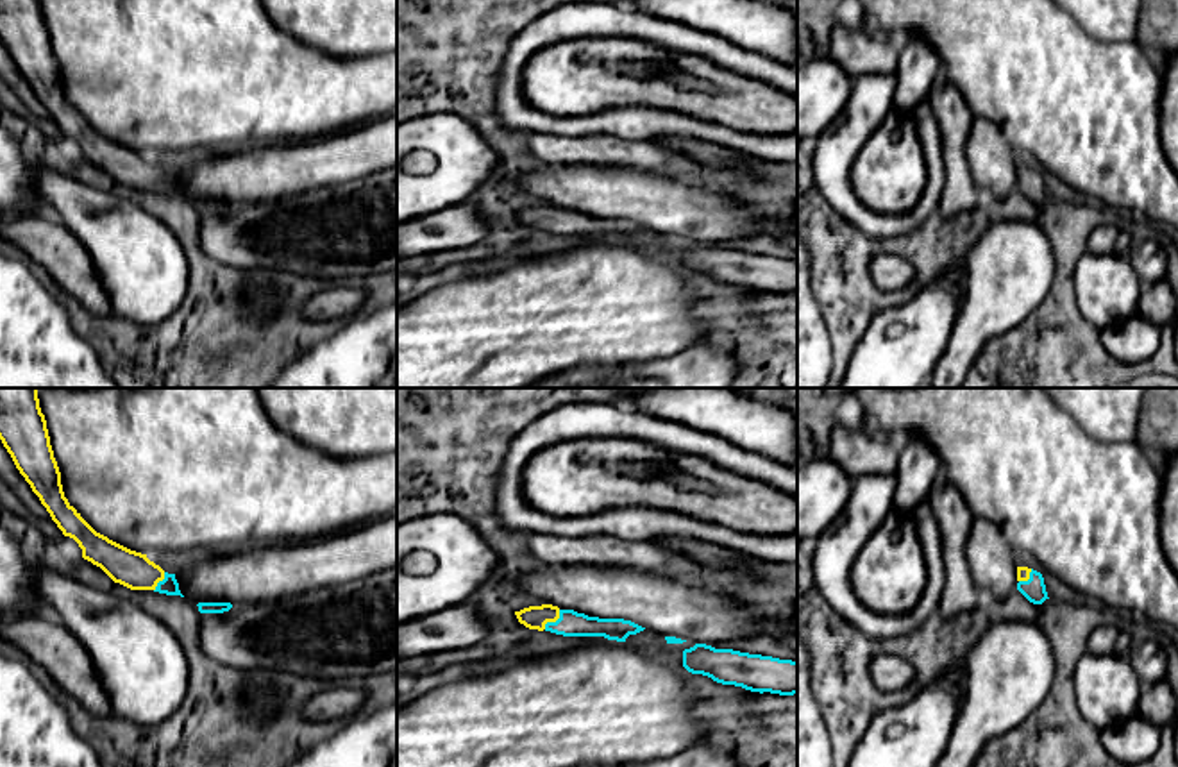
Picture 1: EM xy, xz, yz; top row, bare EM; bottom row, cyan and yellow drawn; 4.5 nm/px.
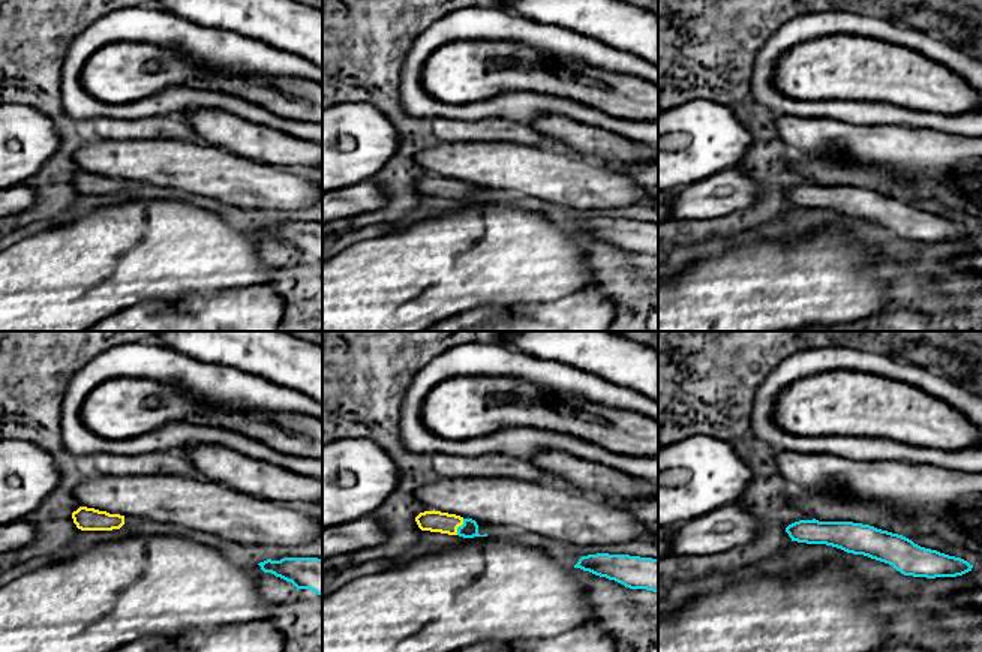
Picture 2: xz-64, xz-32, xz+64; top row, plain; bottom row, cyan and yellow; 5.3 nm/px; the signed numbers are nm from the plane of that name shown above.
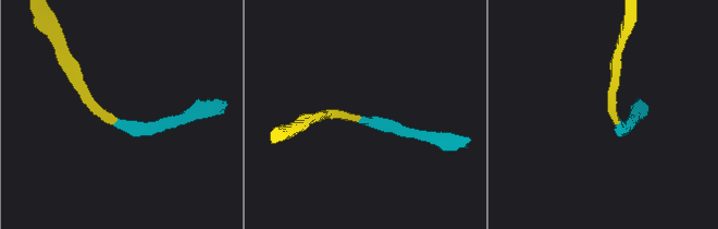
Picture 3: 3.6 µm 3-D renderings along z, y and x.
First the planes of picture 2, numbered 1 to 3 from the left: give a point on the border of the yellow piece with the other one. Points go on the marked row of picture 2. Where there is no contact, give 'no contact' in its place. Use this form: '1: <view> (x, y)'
1: no contact
2: xz-32 (459, 526)
3: no contact

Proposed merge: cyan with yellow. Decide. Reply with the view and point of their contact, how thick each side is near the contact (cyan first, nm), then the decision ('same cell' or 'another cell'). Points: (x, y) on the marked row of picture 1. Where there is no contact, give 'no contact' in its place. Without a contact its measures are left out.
contact xz (553, 623); calibres 120 and 110 nm; same cell

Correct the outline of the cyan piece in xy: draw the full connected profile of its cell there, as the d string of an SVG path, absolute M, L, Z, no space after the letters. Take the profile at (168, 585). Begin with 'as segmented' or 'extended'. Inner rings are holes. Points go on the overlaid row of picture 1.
extended; M0 388L0 440L63 535L79 544L84 560L130 590L184 597L175 574L164 572L147 554L97 533L68 502L39 408L38 388Z

